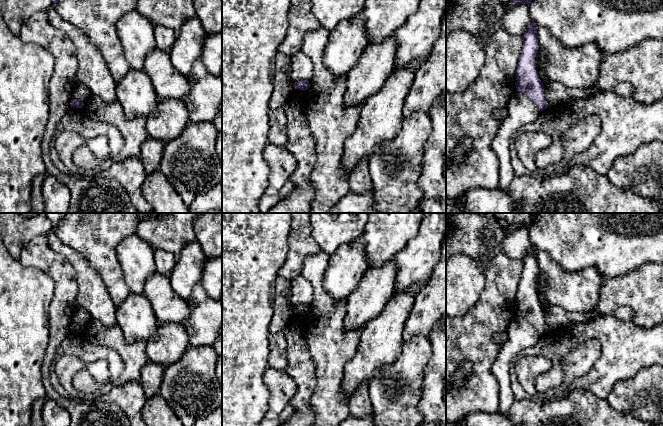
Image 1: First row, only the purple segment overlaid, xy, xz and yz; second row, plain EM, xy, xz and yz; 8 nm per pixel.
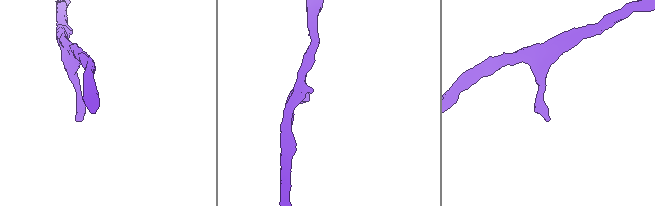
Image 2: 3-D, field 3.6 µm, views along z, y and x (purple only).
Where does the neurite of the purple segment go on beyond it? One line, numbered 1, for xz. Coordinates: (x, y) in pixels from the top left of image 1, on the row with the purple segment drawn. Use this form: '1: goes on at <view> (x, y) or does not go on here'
1: does not go on here

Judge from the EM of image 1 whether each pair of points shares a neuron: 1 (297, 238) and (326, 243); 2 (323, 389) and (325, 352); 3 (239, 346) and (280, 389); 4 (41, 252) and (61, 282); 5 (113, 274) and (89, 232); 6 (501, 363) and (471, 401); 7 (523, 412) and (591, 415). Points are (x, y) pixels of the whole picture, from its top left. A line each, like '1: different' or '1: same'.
1: different
2: same
3: different
4: same
5: same
6: different
7: same

